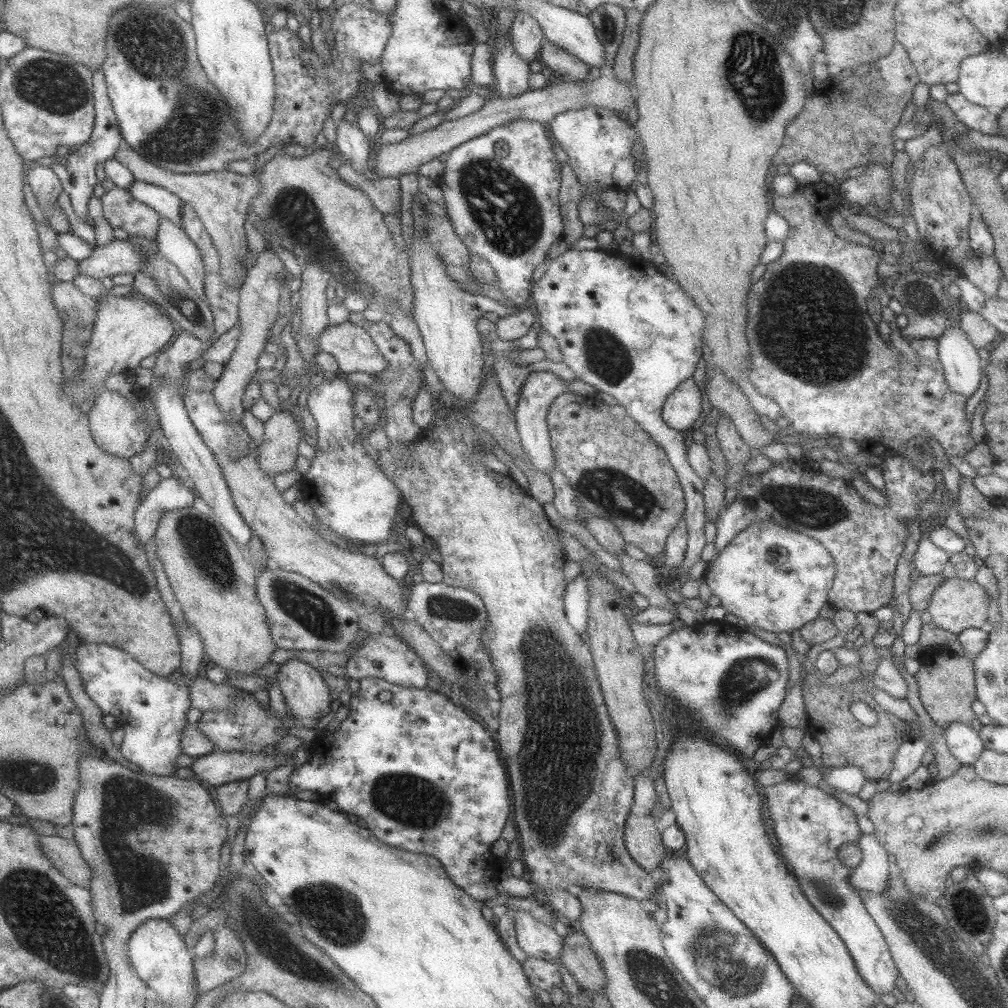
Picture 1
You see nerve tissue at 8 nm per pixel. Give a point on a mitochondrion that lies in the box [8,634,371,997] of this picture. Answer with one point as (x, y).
(127, 802)

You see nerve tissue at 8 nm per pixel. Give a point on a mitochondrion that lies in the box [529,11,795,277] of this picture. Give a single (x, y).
(753, 69)

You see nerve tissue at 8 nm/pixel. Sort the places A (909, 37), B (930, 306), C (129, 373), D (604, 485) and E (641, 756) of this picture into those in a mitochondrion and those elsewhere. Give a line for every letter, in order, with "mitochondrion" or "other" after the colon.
A: other
B: mitochondrion
C: other
D: mitochondrion
E: other

